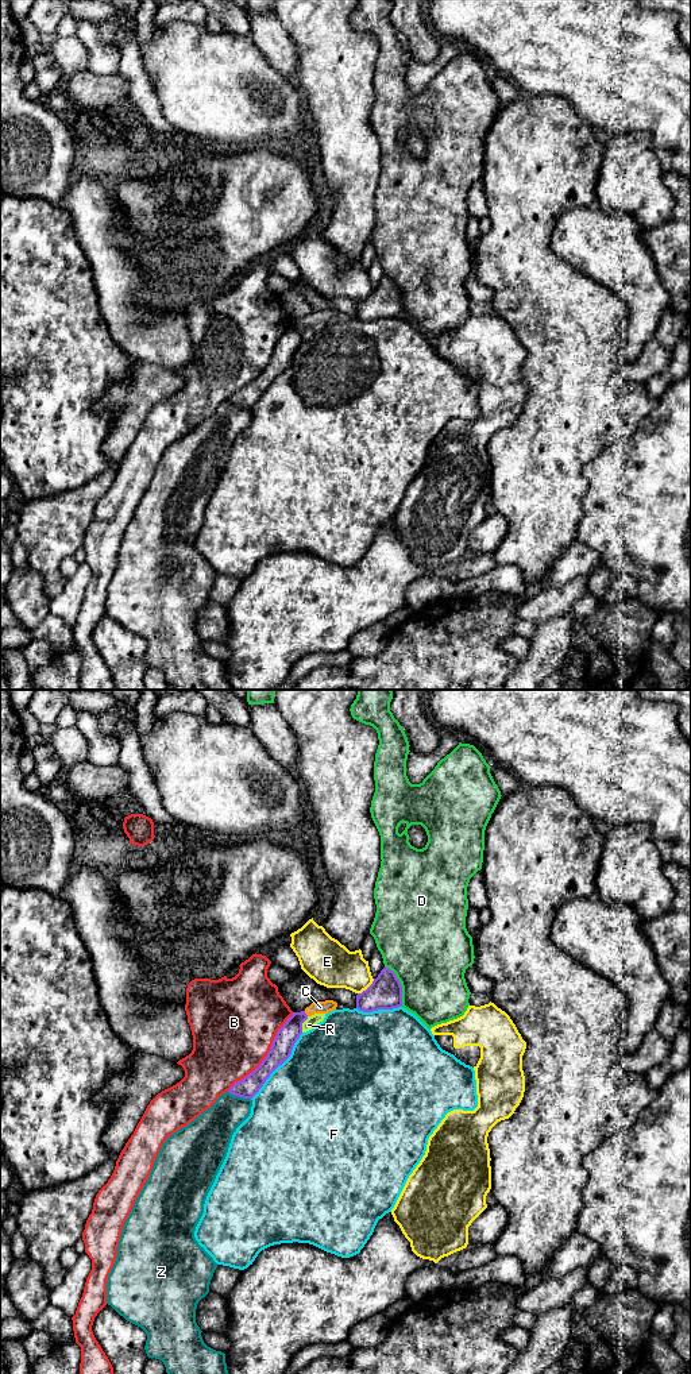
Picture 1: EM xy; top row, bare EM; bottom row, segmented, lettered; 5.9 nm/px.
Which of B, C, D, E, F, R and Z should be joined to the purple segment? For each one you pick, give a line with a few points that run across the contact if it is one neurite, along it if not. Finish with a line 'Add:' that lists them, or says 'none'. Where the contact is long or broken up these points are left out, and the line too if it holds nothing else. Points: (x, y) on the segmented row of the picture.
C: xy (282, 1045), (293, 1026), (305, 1014), (320, 1007)
Add: C

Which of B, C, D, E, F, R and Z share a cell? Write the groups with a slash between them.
B / C / D / E / F / R / Z

